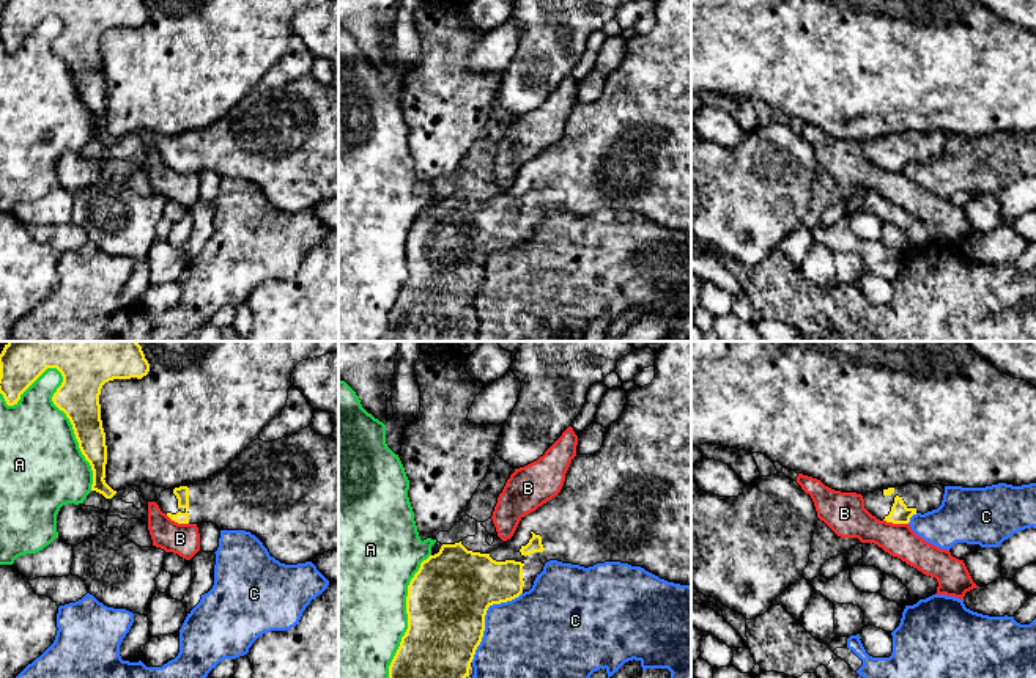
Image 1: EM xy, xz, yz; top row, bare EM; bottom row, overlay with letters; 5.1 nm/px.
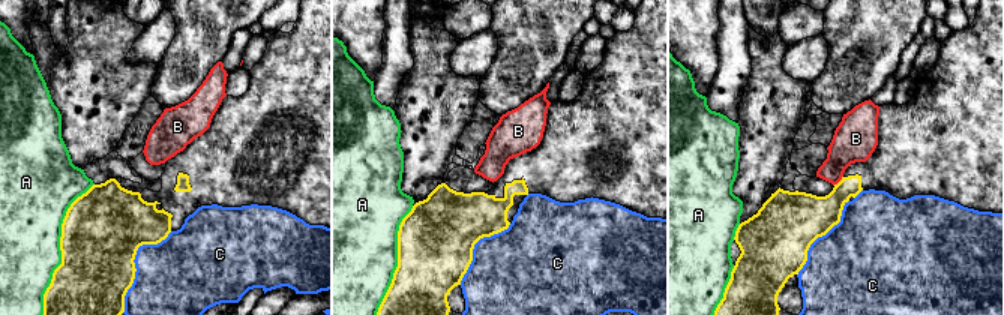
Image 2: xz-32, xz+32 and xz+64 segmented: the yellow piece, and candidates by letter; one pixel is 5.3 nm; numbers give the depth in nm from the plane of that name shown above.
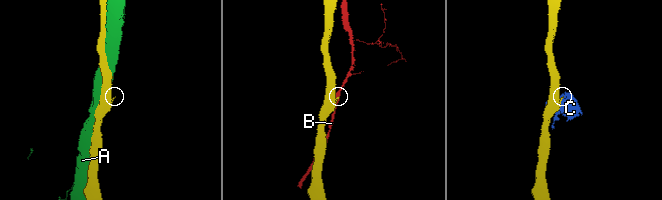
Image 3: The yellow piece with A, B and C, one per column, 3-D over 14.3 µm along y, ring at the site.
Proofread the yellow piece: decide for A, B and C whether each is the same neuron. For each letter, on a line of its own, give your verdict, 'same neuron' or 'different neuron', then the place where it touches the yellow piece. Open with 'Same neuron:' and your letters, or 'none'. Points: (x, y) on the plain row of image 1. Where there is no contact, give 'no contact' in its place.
Same neuron: none
A: different neuron; meets yellow in xy at (52, 46)
B: different neuron; meets yellow in yz at (896, 170)
C: different neuron; meets yellow in xz at (484, 266)

